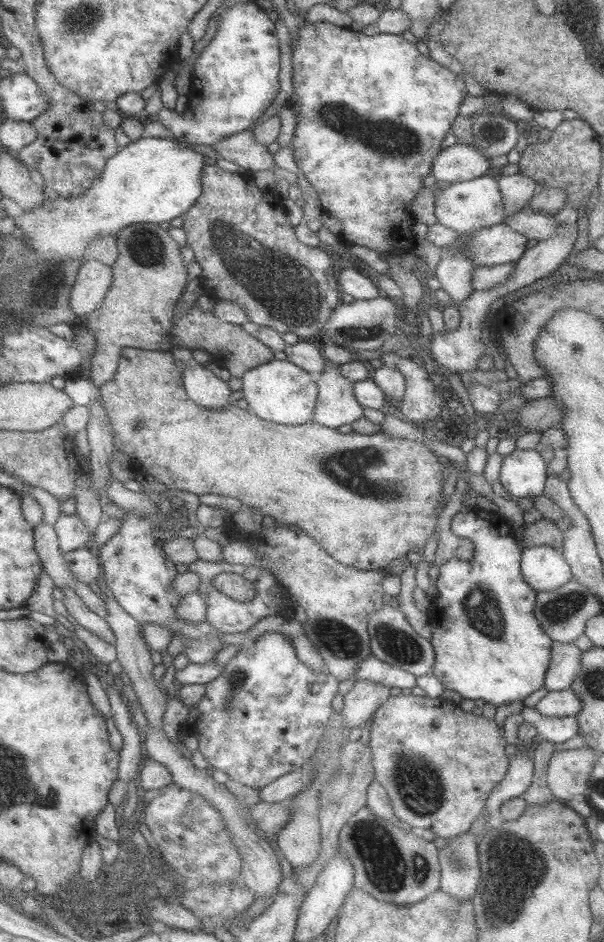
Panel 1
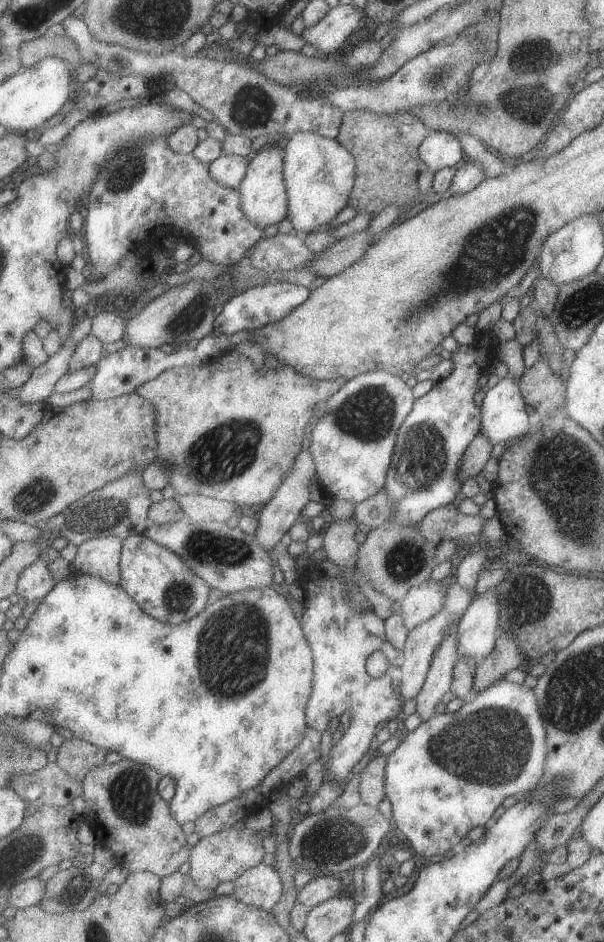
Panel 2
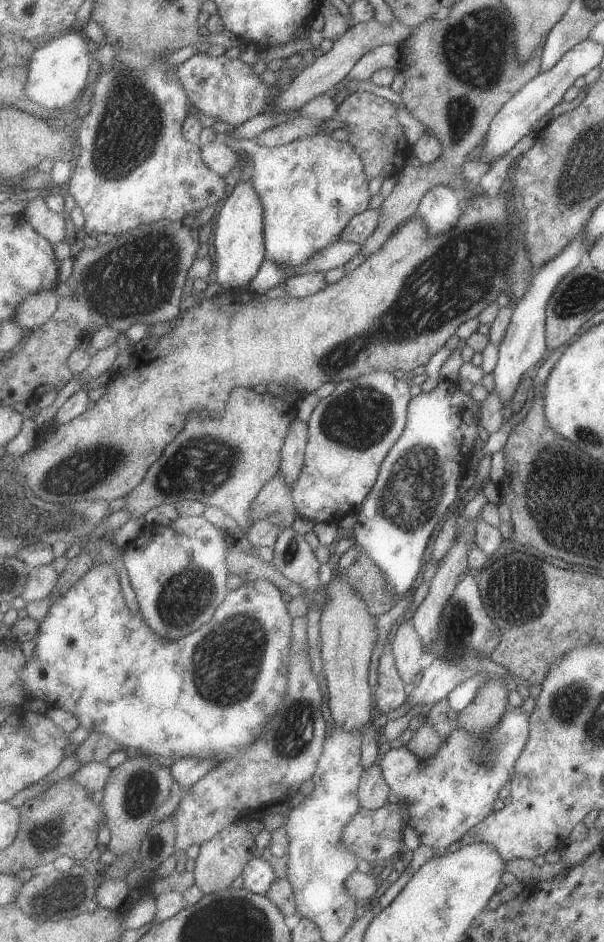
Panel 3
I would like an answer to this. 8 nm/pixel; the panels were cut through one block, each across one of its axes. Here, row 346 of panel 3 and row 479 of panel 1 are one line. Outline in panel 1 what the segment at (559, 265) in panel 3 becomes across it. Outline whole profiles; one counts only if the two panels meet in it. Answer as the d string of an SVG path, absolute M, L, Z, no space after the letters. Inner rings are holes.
M518 449L507 456L501 474L505 490L514 499L537 498L546 494L549 466L536 449Z

